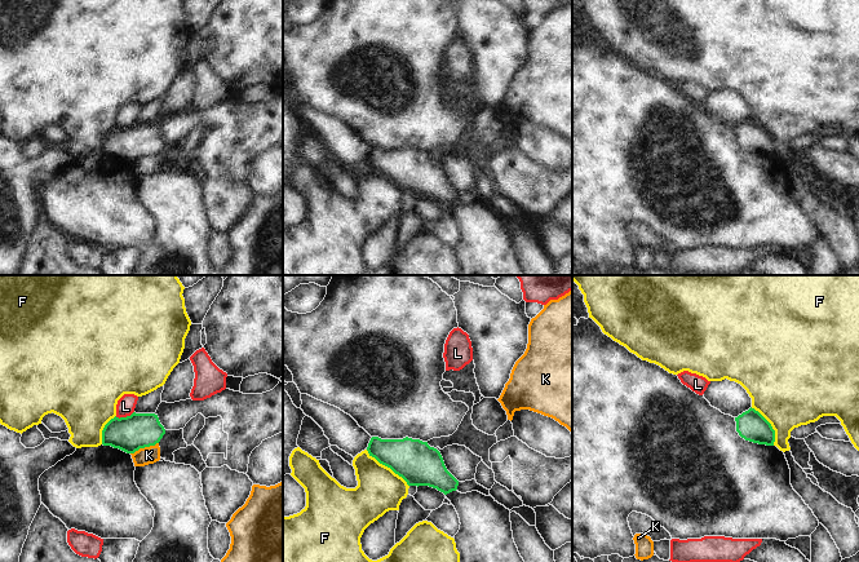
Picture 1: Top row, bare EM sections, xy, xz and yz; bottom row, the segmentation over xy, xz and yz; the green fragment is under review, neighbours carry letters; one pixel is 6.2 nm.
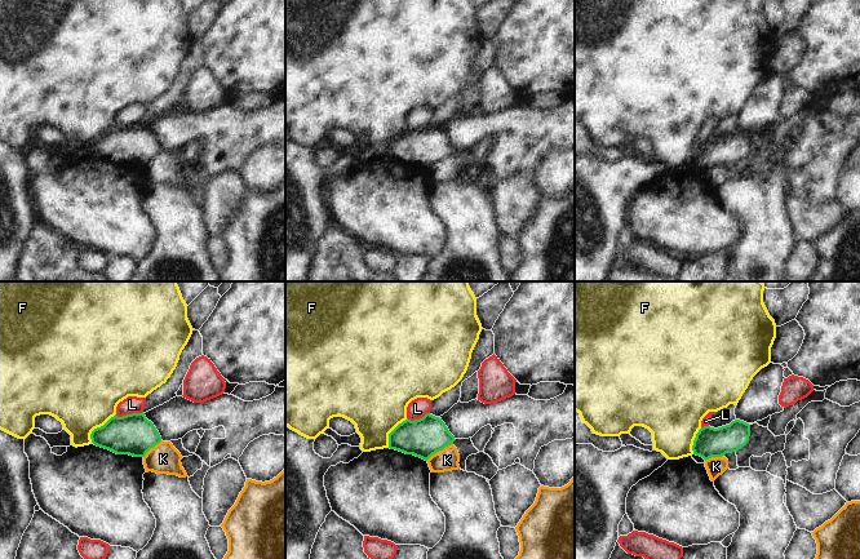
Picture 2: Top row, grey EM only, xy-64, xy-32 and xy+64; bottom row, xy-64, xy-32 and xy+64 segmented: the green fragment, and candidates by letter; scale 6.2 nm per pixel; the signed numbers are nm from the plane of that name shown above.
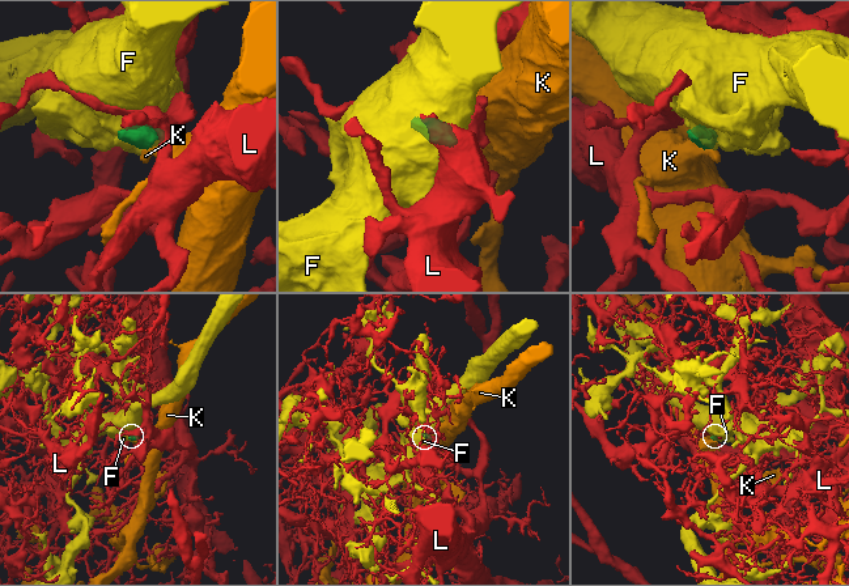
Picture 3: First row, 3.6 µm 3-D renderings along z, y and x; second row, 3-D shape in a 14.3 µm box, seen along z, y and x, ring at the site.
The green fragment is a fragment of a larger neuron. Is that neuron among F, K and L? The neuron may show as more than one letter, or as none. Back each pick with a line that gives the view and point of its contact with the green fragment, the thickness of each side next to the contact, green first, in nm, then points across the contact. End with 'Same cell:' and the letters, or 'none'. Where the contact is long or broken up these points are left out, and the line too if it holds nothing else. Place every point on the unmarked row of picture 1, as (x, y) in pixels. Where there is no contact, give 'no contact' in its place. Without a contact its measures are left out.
Same cell: none

